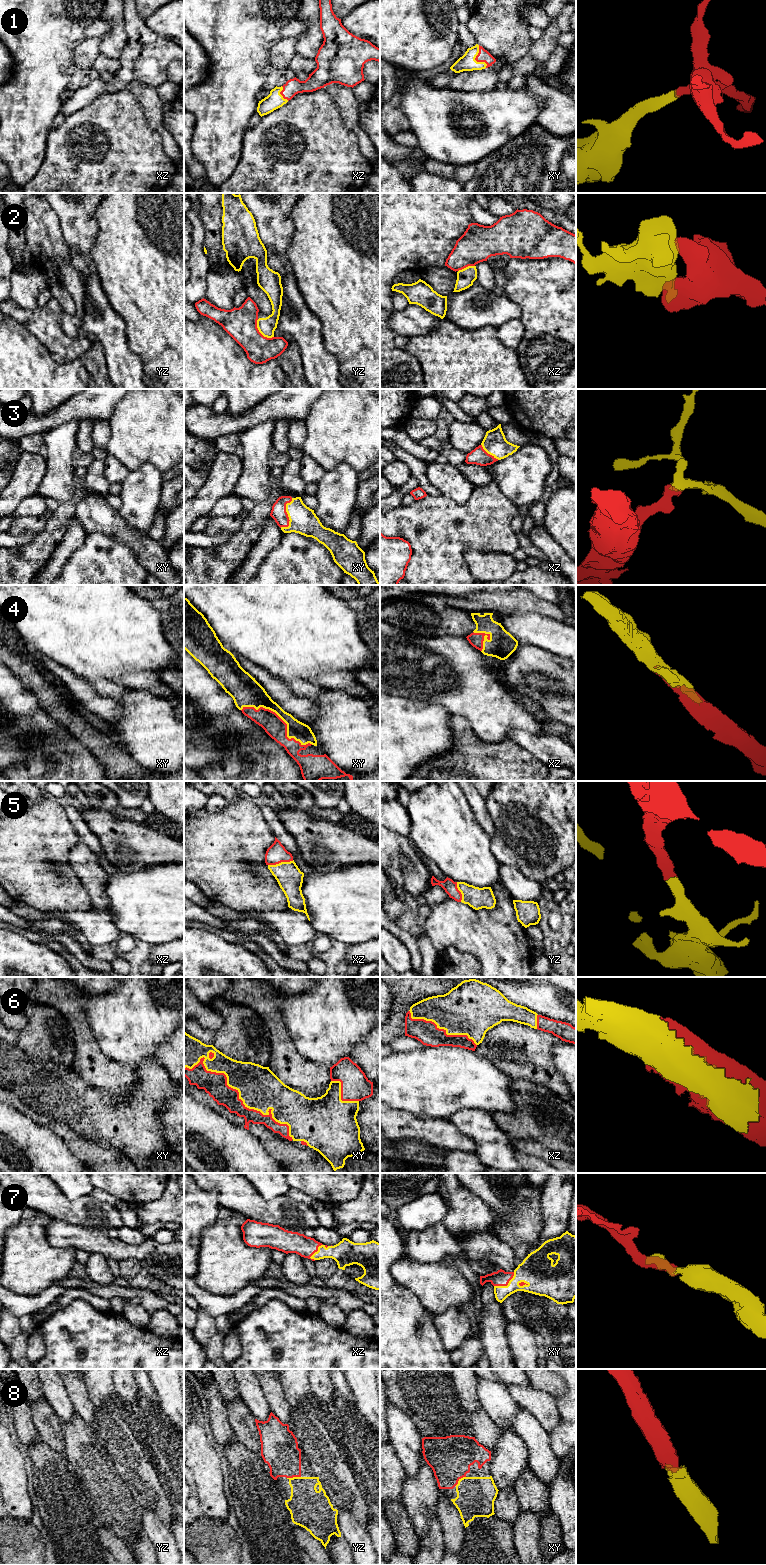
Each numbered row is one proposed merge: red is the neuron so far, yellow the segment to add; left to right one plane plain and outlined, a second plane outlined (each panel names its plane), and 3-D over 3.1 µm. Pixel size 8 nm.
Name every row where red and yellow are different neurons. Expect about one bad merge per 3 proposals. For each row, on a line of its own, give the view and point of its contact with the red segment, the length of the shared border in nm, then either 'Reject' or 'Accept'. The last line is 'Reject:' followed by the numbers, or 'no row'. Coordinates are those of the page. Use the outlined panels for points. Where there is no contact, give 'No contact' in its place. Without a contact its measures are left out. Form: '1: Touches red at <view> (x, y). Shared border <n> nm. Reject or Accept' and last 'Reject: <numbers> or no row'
1: Touches red at xy (475, 59). Shared border 200 nm. Accept
2: Touches red at yz (259, 332). Shared border 200 nm. Reject
3: Touches red at xy (287, 515). Shared border 260 nm. Accept
4: Touches red at xy (283, 721). Shared border 650 nm. Accept
5: Touches red at xz (280, 862). Shared border 220 nm. Accept
6: Touches red at xy (238, 1093). Shared border 1050 nm. Accept
7: Touches red at xy (506, 1285). Shared border 200 nm. Accept
8: Touches red at yz (293, 1476). Shared border 110 nm. Accept
Reject: 2

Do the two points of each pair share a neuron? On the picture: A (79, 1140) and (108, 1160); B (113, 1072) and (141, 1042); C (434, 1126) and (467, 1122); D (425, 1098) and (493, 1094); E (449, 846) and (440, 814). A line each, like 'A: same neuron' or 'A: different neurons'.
A: same neuron
B: different neurons
C: different neurons
D: same neuron
E: same neuron

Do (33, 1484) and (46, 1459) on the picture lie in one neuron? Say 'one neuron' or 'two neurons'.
one neuron

